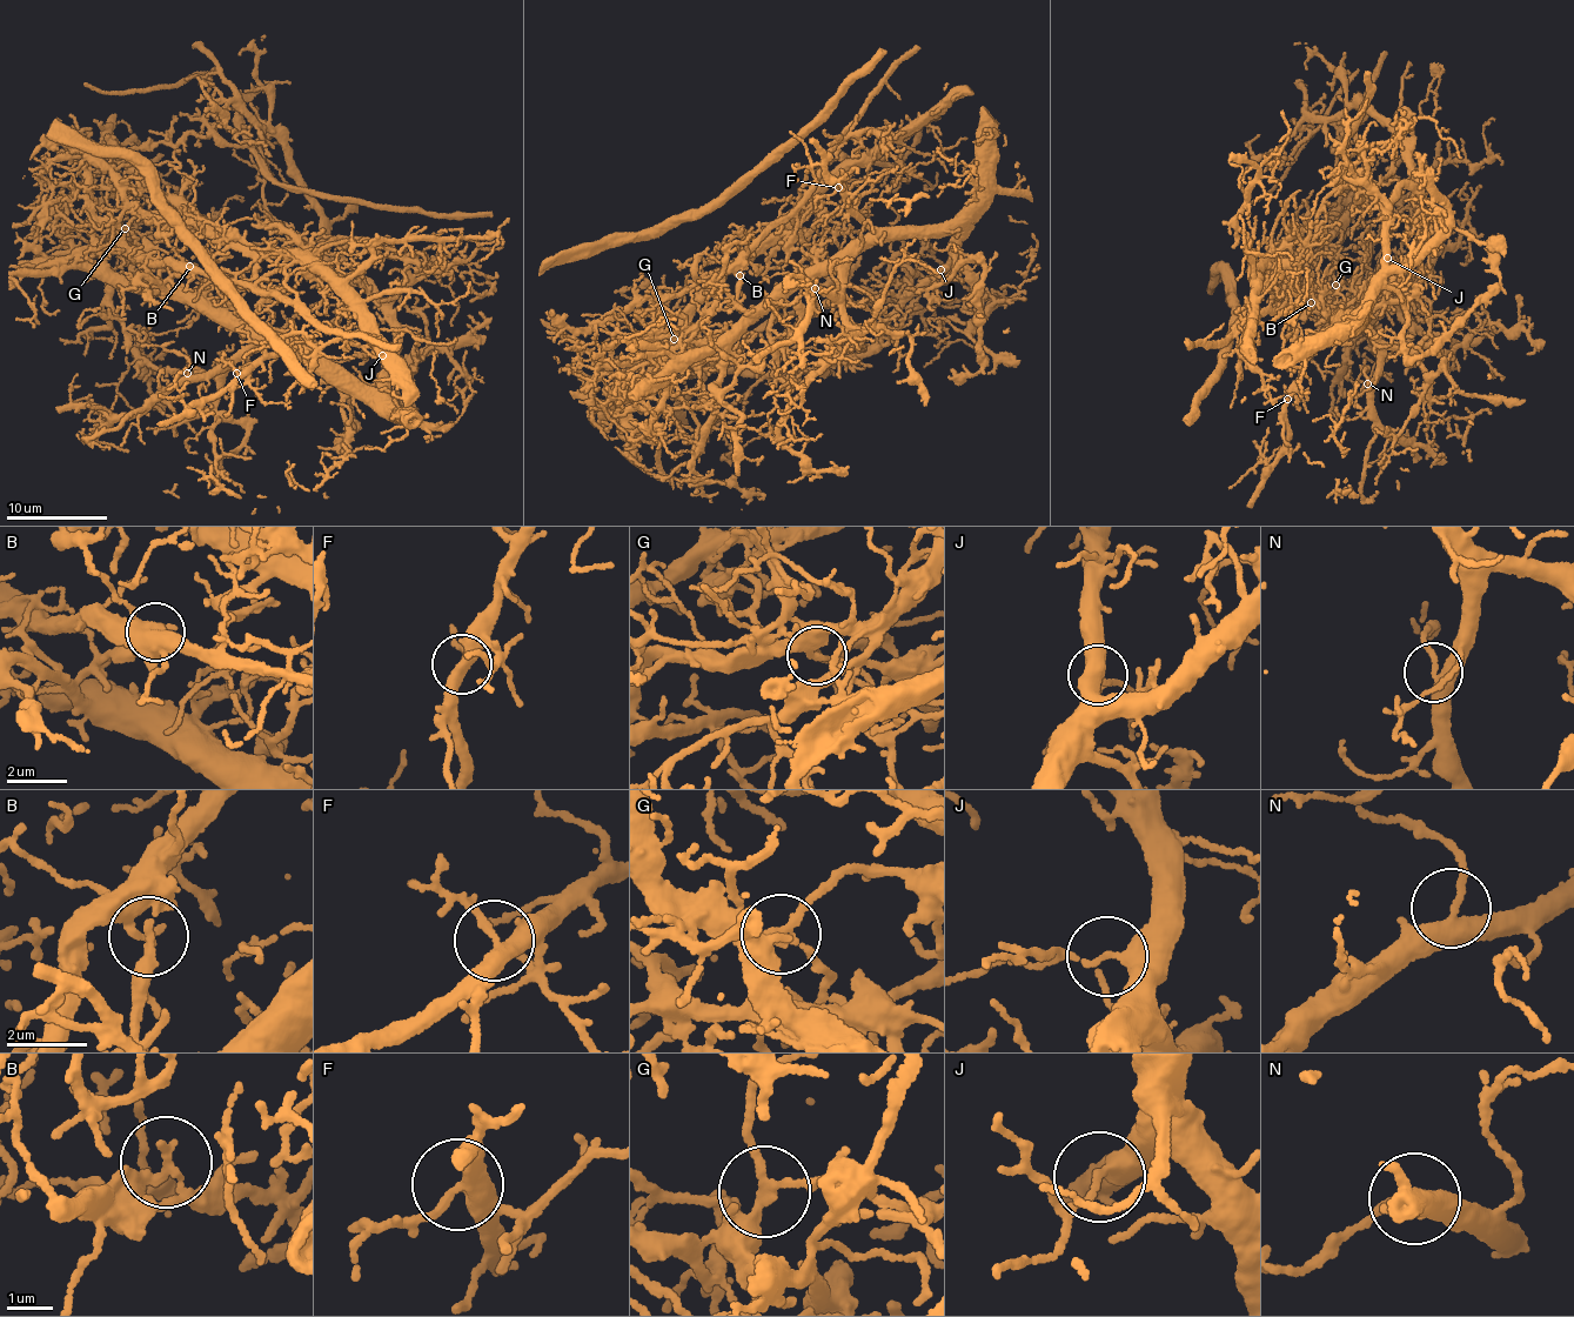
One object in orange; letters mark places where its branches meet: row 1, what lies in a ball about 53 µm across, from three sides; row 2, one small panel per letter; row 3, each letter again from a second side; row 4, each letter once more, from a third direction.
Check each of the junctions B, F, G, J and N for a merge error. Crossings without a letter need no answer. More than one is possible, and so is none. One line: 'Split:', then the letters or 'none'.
Split: B, G

